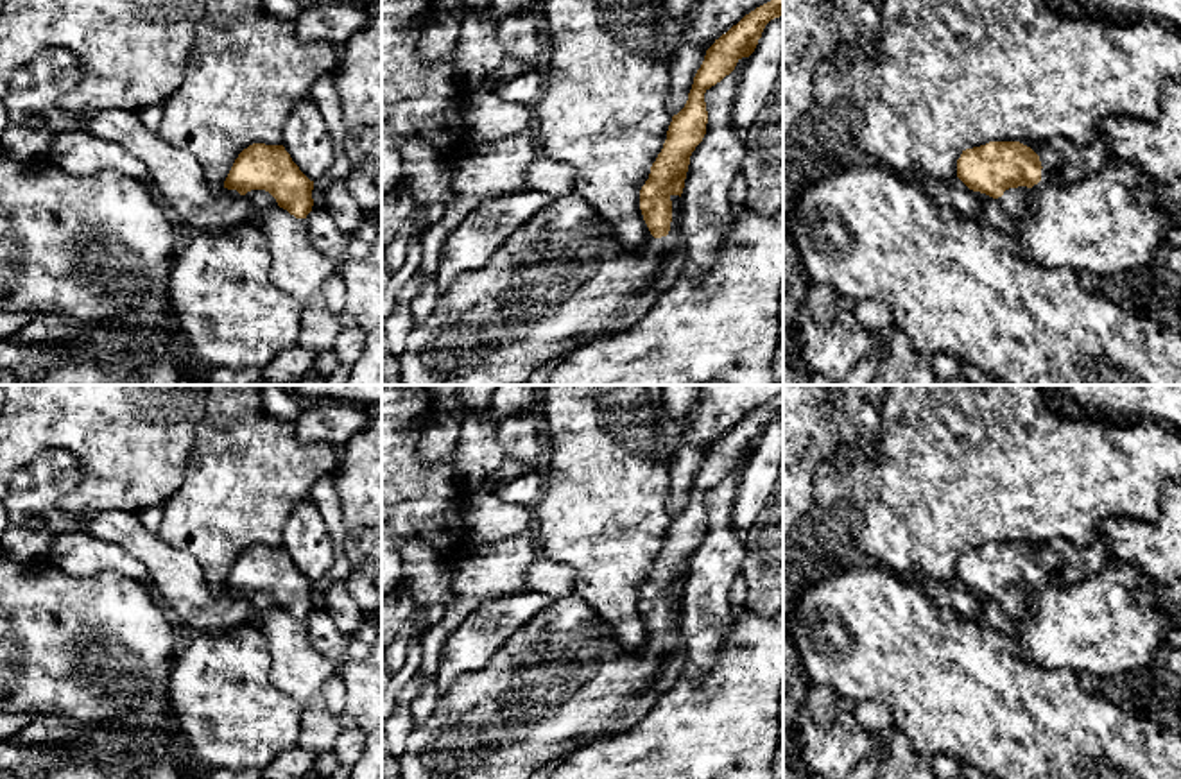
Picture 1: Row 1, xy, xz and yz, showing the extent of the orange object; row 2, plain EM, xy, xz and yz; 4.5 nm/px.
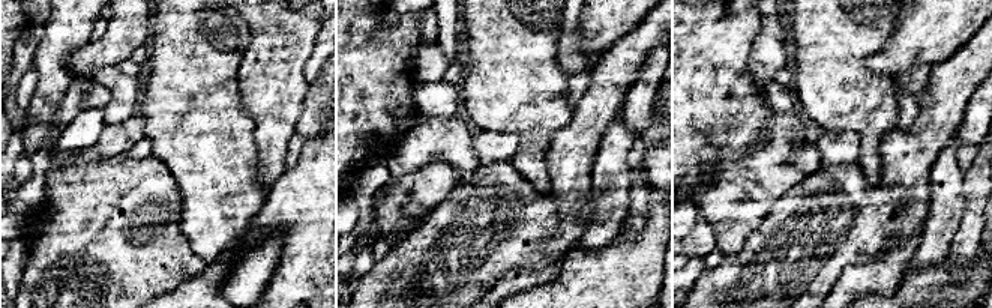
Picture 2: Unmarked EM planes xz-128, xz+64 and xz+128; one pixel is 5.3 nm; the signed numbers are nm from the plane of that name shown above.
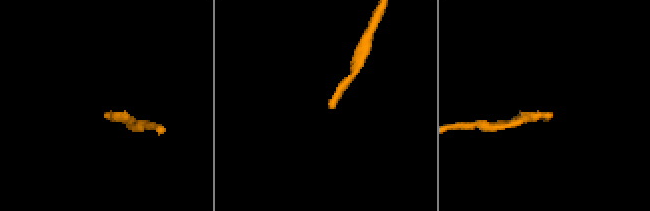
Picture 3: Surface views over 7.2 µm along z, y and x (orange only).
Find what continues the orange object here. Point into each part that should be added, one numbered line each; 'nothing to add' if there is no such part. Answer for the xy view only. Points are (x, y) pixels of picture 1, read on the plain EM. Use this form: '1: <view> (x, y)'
nothing to add

